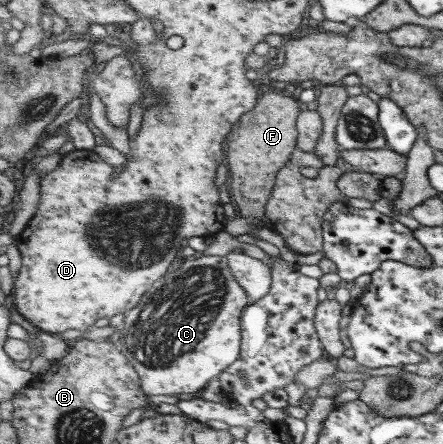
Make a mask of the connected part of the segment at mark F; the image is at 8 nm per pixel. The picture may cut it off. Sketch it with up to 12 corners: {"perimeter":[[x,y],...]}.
{"perimeter":[[263,89],[232,129],[231,195],[266,220],[299,141],[298,99]]}

